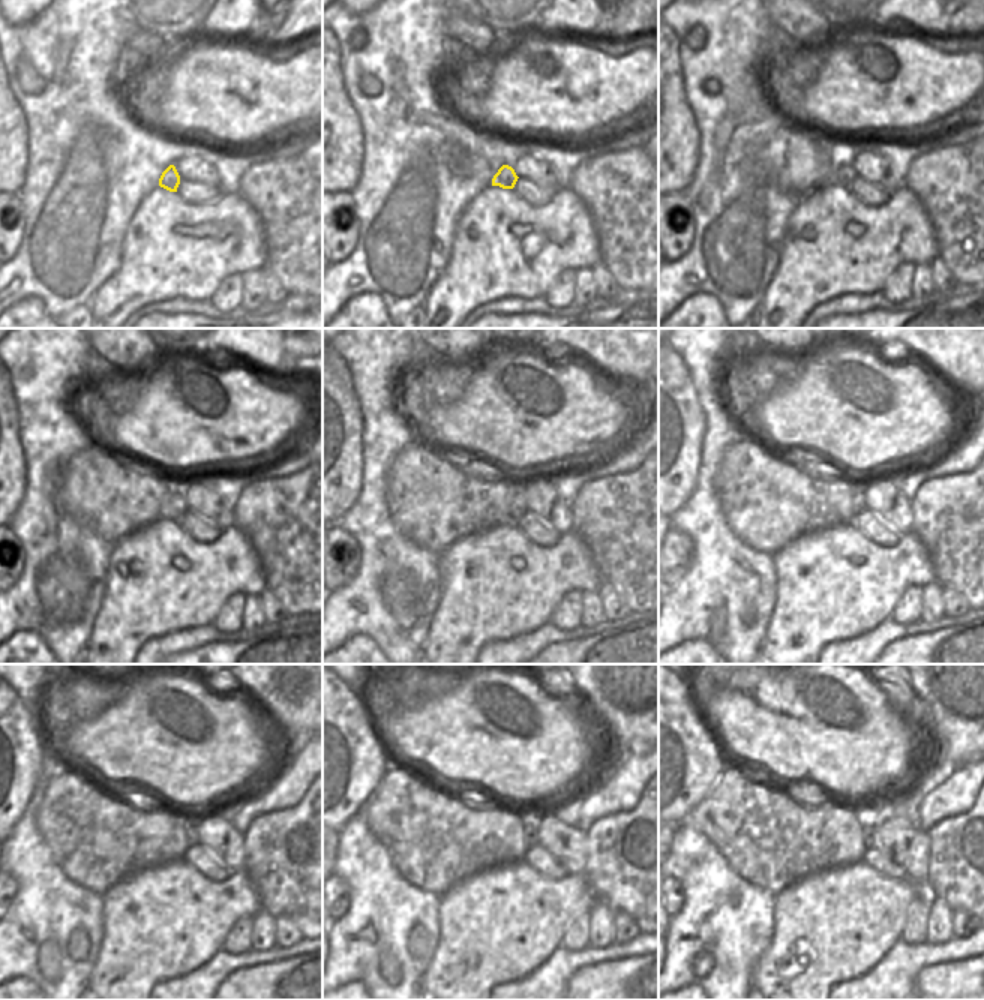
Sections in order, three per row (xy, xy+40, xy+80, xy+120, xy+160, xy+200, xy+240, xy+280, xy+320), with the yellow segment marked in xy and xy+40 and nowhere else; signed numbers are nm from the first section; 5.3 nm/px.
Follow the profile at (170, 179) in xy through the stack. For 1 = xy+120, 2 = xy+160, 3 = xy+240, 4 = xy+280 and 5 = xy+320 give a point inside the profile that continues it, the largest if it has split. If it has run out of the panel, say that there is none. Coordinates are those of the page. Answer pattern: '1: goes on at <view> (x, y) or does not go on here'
1: goes on at xy+120 (173, 508)
2: goes on at xy+160 (516, 508)
3: goes on at xy+240 (192, 820)
4: goes on at xy+280 (531, 820)
5: goes on at xy+320 (867, 832)

